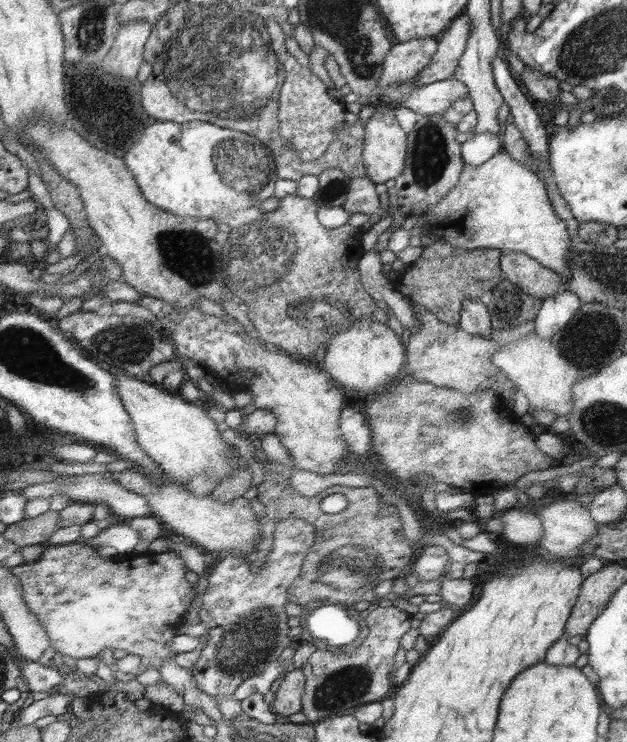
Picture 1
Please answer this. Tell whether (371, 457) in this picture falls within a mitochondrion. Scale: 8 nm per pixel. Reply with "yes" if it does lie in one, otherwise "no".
no

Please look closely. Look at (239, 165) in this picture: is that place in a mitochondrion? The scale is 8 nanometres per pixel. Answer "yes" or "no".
yes

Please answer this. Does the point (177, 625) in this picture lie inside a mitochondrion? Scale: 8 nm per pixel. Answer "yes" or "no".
no

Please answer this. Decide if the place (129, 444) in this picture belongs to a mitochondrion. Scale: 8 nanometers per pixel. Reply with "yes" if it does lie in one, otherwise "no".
no

